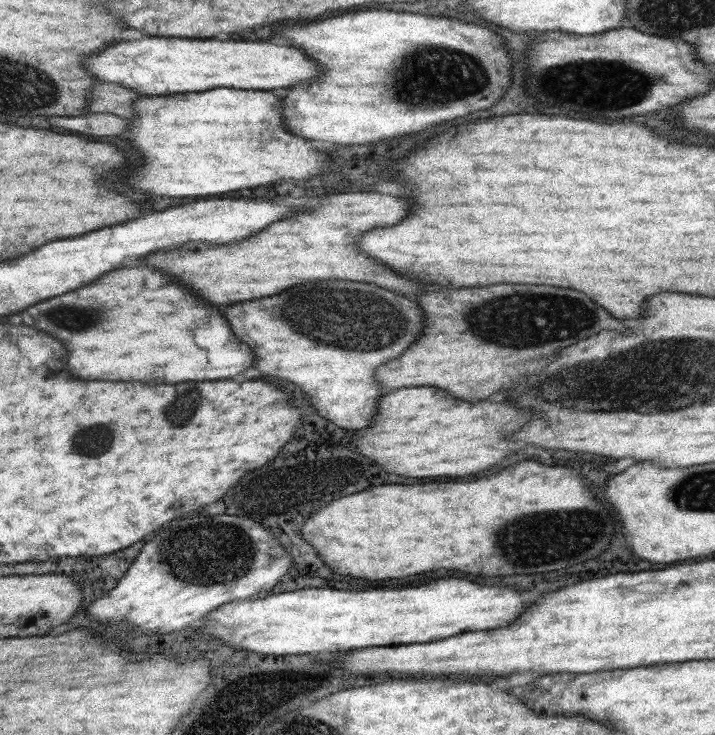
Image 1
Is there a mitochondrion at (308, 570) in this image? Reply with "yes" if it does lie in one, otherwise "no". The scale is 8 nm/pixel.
no

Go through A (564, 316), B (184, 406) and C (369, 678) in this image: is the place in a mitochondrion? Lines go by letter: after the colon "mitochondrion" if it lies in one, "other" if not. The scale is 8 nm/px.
A: mitochondrion
B: mitochondrion
C: other

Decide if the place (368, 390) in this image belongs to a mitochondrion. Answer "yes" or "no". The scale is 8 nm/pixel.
no

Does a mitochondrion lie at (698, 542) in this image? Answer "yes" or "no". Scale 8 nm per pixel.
no

